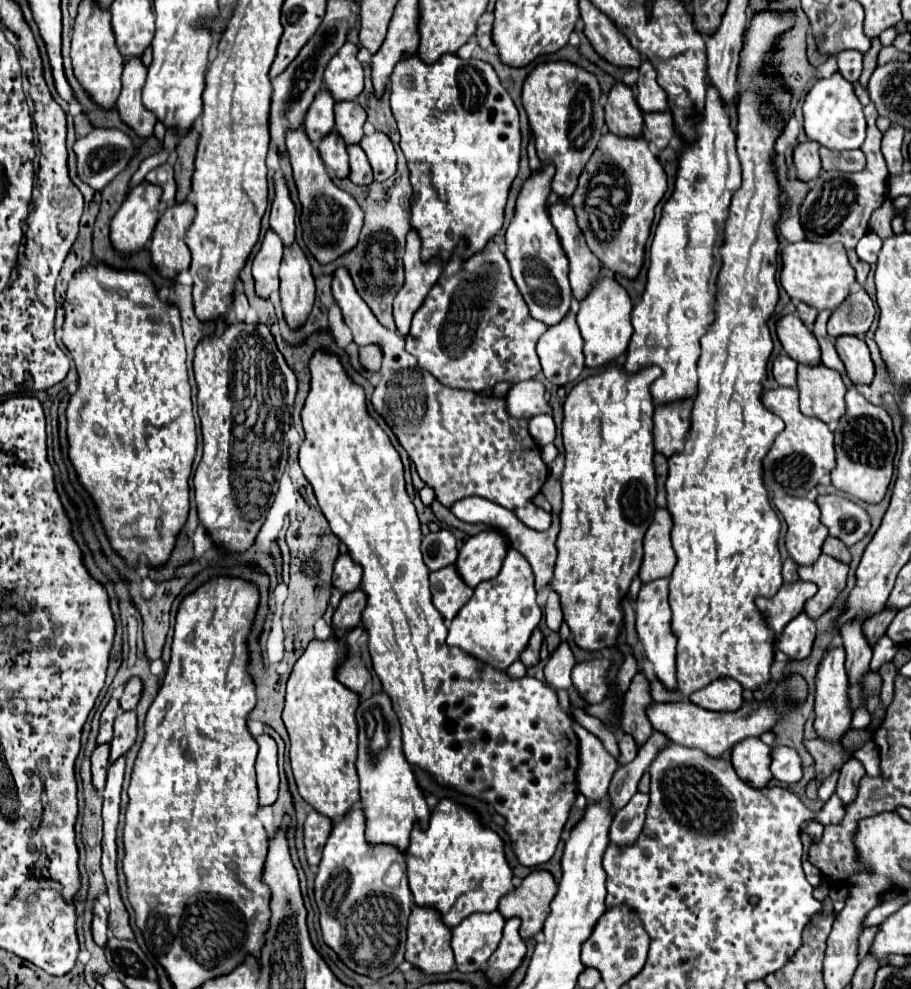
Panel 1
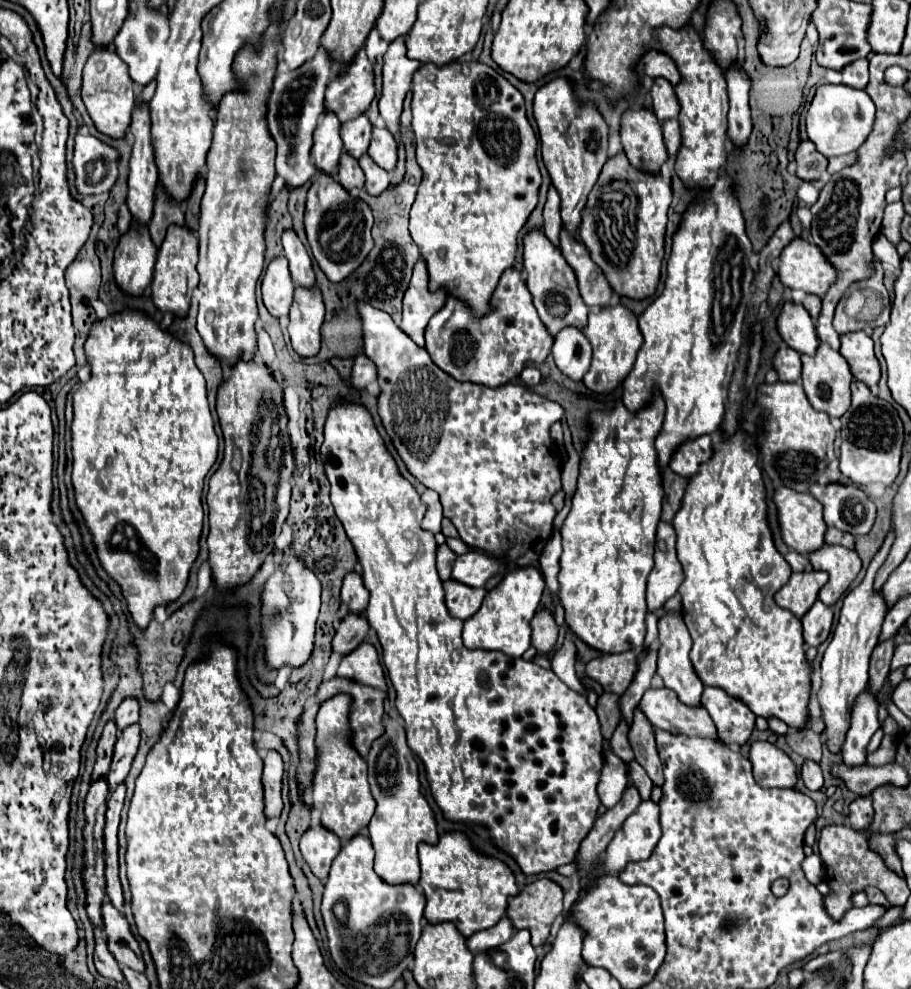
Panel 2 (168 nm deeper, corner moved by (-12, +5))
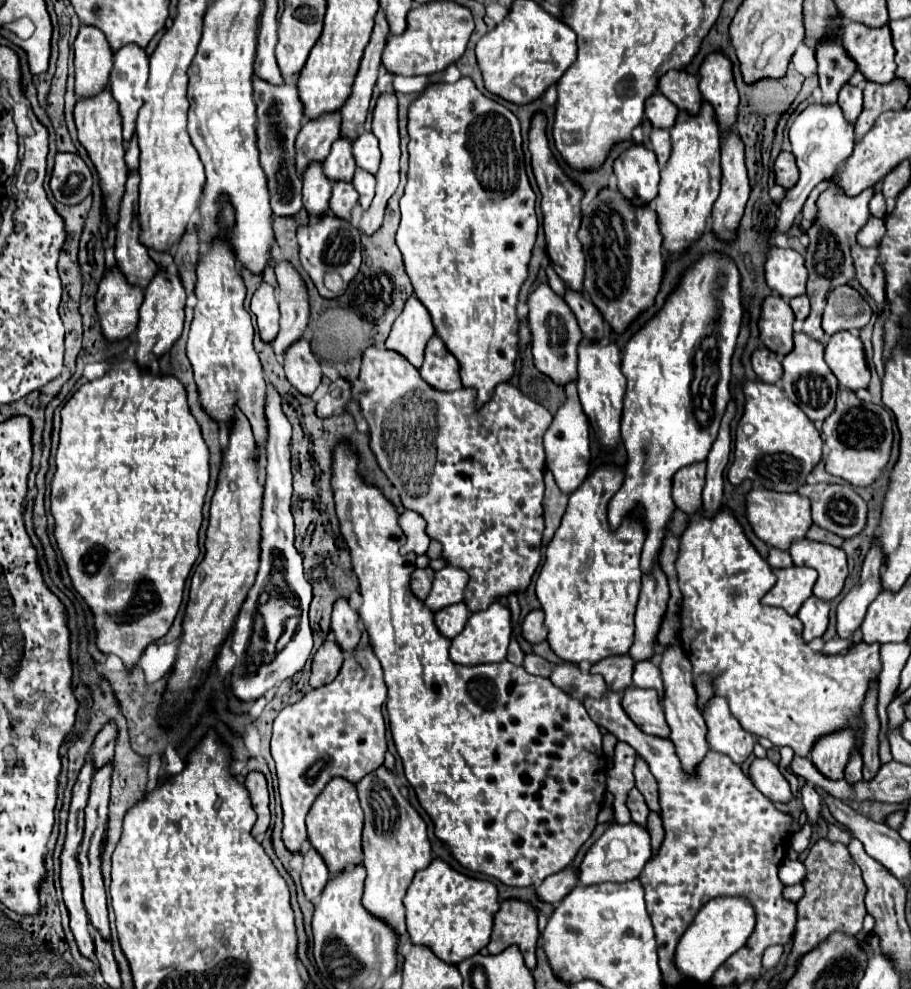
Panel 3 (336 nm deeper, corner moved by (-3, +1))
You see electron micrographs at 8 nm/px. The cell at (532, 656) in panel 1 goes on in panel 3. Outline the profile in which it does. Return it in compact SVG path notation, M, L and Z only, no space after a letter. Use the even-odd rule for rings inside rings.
M535 609L535 611L531 611L531 613L525 617L525 621L523 621L523 625L521 625L521 633L523 633L523 637L525 637L529 643L541 643L541 641L545 641L545 637L547 637L547 627L545 627L543 619L545 619L545 615L543 615L541 609Z

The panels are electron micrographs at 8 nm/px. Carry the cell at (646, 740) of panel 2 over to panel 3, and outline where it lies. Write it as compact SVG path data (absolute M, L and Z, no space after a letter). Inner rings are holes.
M637 757L637 763L635 763L635 787L645 797L649 809L661 815L661 807L659 807L659 785L657 785L655 777L649 773L649 765L641 757Z

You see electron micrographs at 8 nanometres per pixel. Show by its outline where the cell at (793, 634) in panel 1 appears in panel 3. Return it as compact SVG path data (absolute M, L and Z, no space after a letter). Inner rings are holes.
M809 597L803 607L799 609L797 617L801 619L801 623L805 625L803 629L803 639L809 643L815 637L821 637L827 629L827 617L829 617L829 605L827 601L819 601L819 597Z

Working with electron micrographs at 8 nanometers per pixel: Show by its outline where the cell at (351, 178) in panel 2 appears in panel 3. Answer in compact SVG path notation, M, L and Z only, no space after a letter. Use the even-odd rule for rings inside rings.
M339 181L339 185L333 185L333 195L331 195L329 207L331 207L331 213L335 217L349 221L355 205L357 205L357 193L355 193L351 183Z

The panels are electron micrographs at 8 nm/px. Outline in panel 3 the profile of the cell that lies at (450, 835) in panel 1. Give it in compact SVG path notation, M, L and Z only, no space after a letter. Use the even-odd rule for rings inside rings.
M435 859L427 869L415 873L403 899L411 941L431 949L435 957L449 965L477 955L491 939L493 915L499 909L497 897L493 883L461 875L441 859Z

